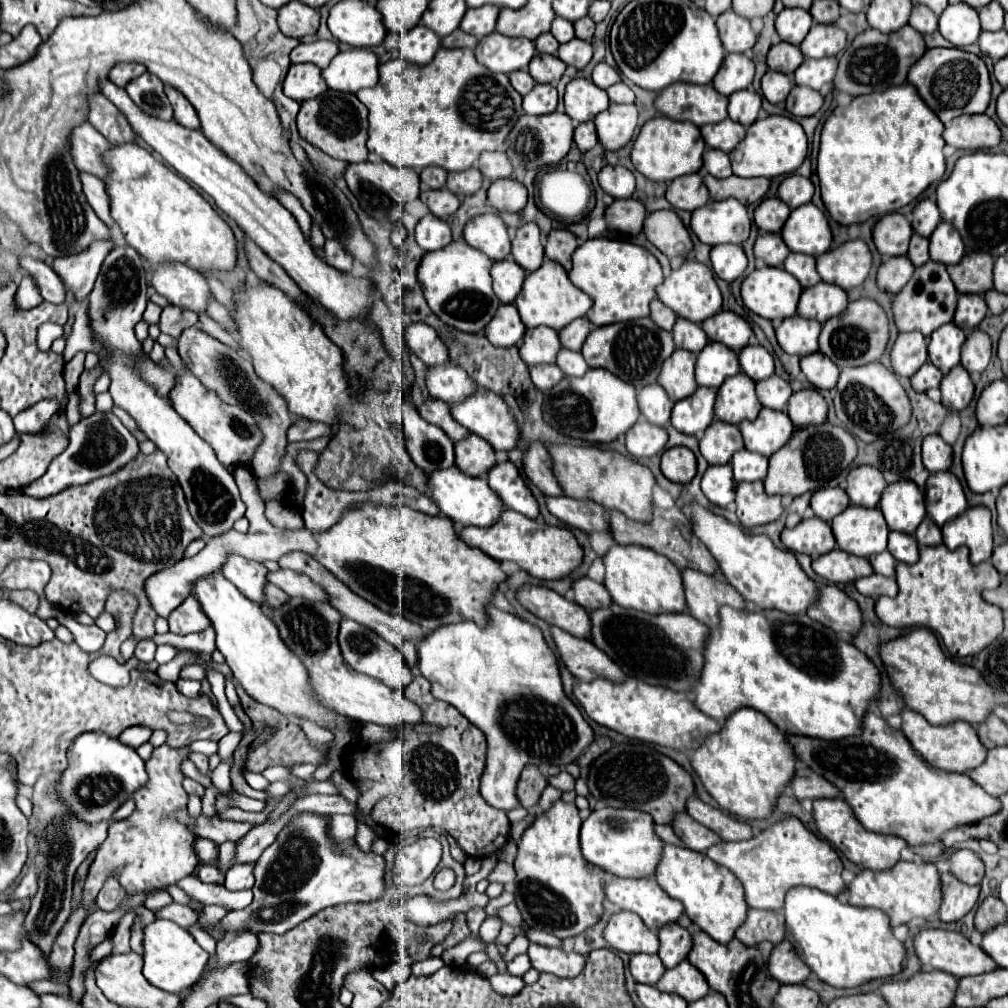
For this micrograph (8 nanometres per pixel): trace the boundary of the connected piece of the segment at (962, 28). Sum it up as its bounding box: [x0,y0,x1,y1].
[940,2,980,48]

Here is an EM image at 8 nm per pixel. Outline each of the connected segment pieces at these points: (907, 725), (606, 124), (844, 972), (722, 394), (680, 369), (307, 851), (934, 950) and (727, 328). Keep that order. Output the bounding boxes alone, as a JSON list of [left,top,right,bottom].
[[902,710,986,774],[596,104,638,150],[784,886,906,988],[716,372,762,424],[658,350,698,402],[216,812,384,934],[914,930,998,978],[702,310,752,352]]

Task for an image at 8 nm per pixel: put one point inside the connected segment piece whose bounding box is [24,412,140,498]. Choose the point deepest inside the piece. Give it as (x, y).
(99, 445)

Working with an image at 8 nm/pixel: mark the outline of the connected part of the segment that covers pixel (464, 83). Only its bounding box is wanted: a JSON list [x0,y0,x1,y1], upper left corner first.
[356,48,524,172]

